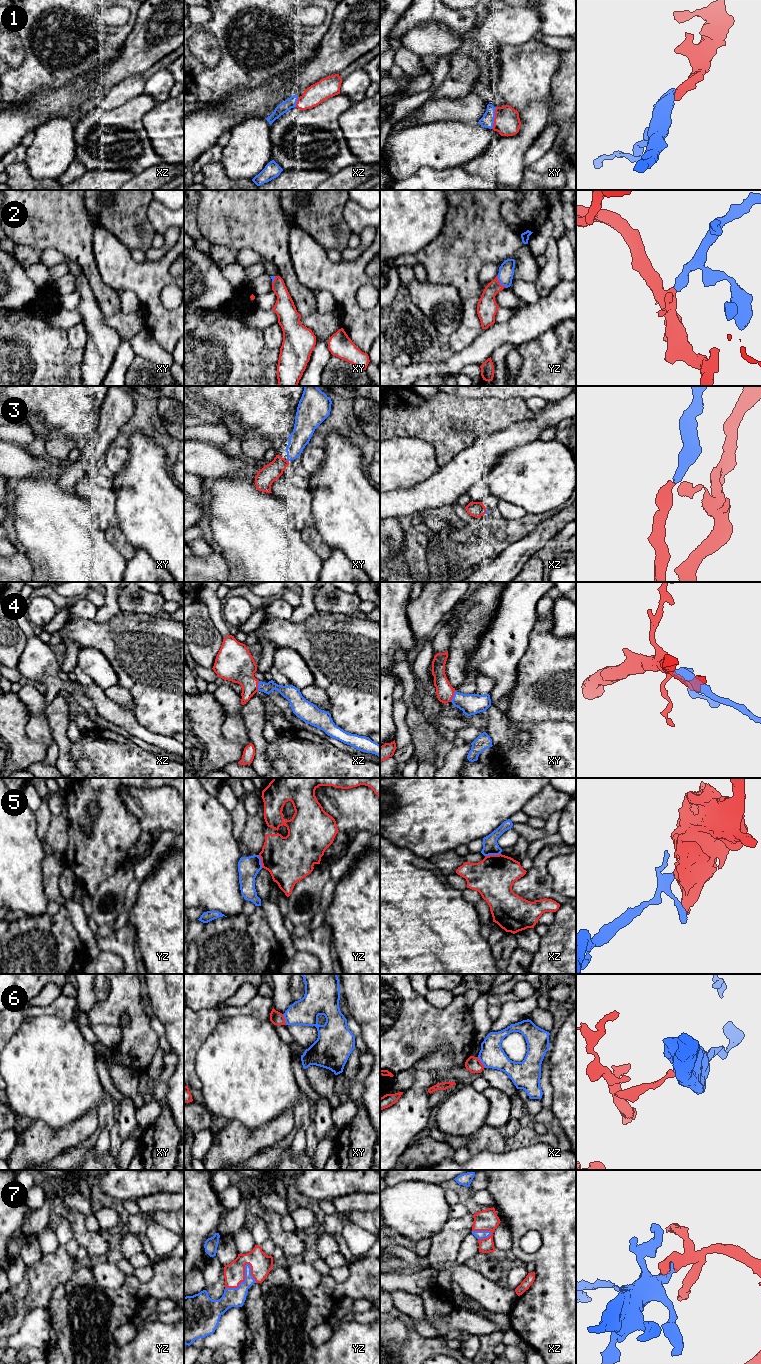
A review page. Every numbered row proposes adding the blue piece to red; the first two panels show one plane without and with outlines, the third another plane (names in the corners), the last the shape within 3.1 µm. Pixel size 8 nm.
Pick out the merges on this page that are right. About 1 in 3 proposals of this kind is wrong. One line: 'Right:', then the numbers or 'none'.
Right: 1, 2, 3, 4, 7

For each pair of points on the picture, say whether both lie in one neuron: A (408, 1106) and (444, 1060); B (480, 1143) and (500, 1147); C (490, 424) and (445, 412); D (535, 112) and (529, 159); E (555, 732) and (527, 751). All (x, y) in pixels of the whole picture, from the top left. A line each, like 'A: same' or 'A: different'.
A: same
B: same
C: same
D: different
E: same

